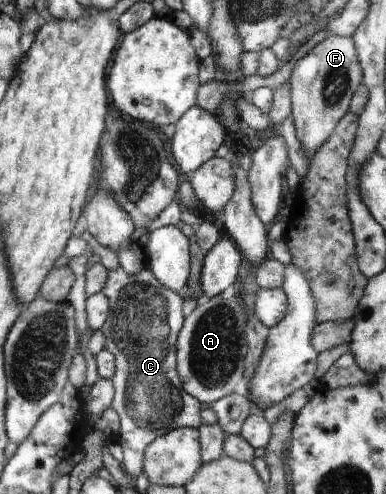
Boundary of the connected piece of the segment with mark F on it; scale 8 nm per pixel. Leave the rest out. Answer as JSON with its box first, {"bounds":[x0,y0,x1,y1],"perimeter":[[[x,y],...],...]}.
{"bounds":[289,35,364,158],"perimeter":[[[328,35],[297,60],[289,79],[291,114],[297,140],[307,158],[313,158],[331,138],[337,123],[350,111],[353,96],[361,84],[364,84],[364,73],[352,38]]]}

